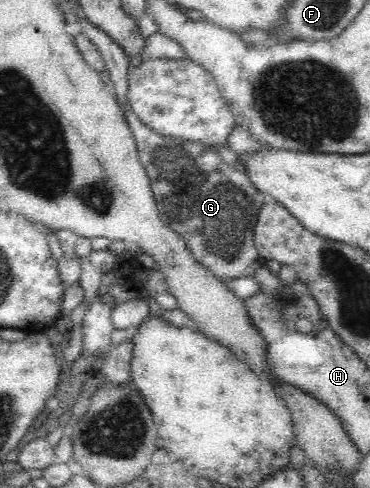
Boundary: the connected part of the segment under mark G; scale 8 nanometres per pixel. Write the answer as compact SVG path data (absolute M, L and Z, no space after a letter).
M86 20L78 22L104 59L106 76L113 82L114 96L132 131L140 162L150 179L158 217L172 232L182 236L194 259L217 277L253 276L264 261L256 249L253 228L268 196L256 191L242 170L224 162L216 150L201 142L162 136L140 121L132 113L127 99L128 71L133 62L106 32Z

